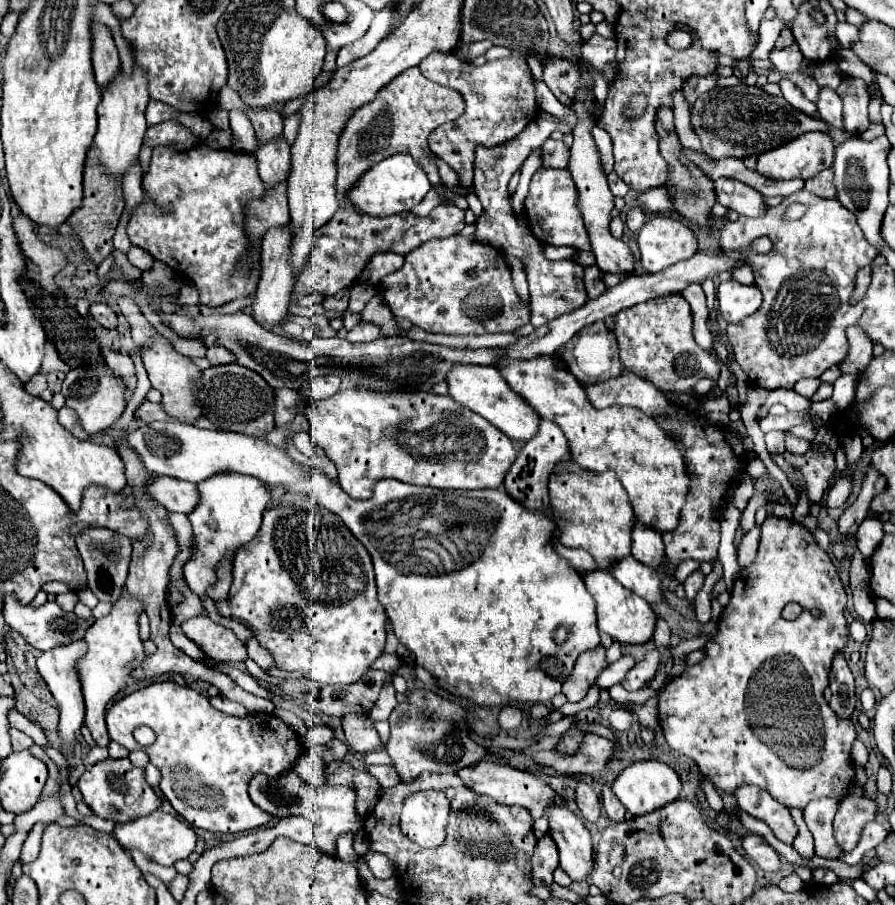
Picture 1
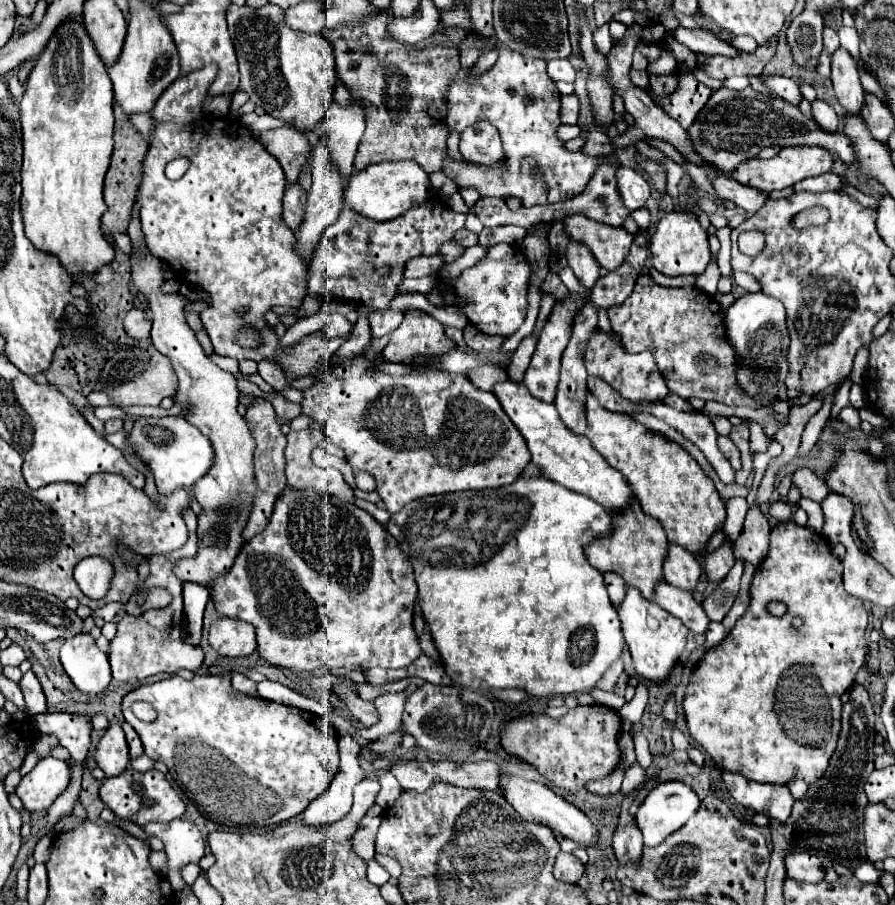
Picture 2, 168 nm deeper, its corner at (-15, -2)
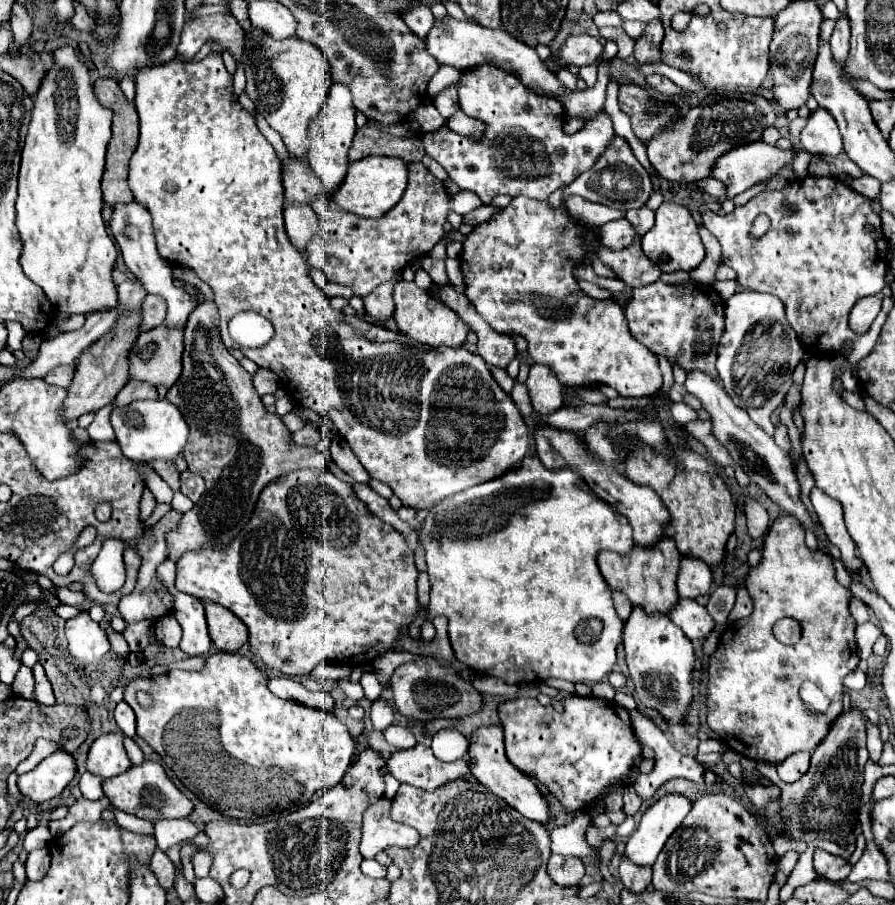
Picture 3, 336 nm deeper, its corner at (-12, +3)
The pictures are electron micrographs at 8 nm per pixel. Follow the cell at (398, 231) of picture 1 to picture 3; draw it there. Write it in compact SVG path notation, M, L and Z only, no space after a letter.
M421 162L409 164L409 186L397 208L391 208L377 220L365 220L339 208L329 208L327 216L319 220L319 232L307 244L307 262L319 268L329 282L341 284L363 298L385 280L397 280L397 272L409 266L413 260L423 258L441 238L443 224L449 212L467 214L481 206L475 192L459 190L453 198L447 196L443 182L437 180Z

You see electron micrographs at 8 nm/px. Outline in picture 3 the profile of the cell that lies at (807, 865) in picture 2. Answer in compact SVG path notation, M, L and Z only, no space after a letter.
M817 850L815 856L813 856L813 866L815 866L815 872L827 880L845 880L851 866L847 864L847 860L843 858L837 858L825 850Z

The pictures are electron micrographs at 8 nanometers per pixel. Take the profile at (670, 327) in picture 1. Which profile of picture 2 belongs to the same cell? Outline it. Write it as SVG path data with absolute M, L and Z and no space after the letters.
M650 275L638 277L634 291L622 305L614 305L608 309L608 317L612 323L612 329L620 333L624 347L630 353L650 351L656 357L658 369L666 379L666 385L672 393L680 395L682 399L698 397L704 401L720 401L724 405L746 405L752 409L758 409L760 405L748 405L736 389L732 389L732 361L734 361L734 349L726 339L724 329L724 311L718 305L718 301L710 295L706 295L698 287L662 287L652 281Z

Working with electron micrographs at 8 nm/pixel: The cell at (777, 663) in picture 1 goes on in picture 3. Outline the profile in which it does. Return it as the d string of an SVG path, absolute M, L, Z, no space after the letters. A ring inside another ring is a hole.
M779 516L763 544L763 560L749 570L745 586L755 598L755 620L737 622L727 626L717 650L709 658L707 678L707 726L727 746L735 746L741 756L757 762L779 764L795 752L815 752L817 744L827 736L831 722L843 710L843 678L859 664L855 646L855 618L849 612L851 592L835 580L831 558L805 544L805 530L797 524L795 516ZM779 618L795 618L801 624L801 640L793 646L781 644L773 636L773 622Z

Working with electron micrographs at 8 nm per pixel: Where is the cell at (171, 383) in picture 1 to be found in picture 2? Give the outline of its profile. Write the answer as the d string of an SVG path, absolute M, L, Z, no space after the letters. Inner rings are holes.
M146 245L138 249L142 259L136 259L136 249L132 247L130 263L132 263L132 283L136 285L138 293L148 299L150 313L152 313L152 343L160 353L164 353L178 375L178 391L174 395L172 409L160 409L160 415L182 415L192 425L196 425L202 435L206 435L214 449L212 467L204 477L200 477L194 485L194 495L204 509L224 509L224 507L238 507L238 511L248 513L252 511L252 501L256 493L256 479L252 473L252 453L256 449L256 441L252 439L248 425L242 415L238 415L238 387L236 379L214 365L202 351L194 331L186 323L184 305L186 299L182 295L166 295L160 291L164 285L164 267L162 263L148 251ZM184 403L192 409L184 411Z

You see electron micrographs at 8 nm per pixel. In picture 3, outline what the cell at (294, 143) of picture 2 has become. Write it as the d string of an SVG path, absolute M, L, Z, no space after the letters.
M289 154L283 160L283 188L287 204L309 204L317 194L321 194L321 182L313 176L309 164Z

